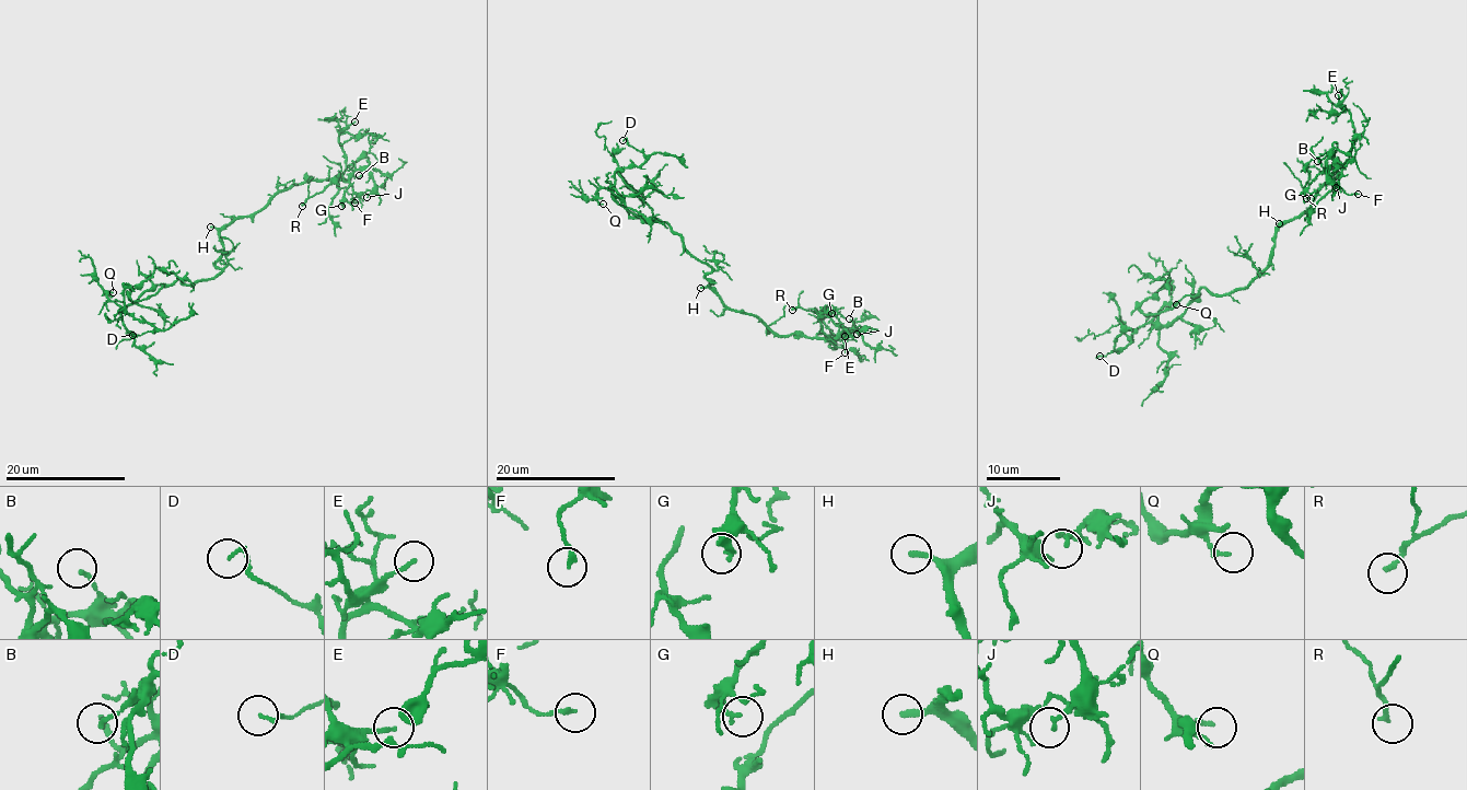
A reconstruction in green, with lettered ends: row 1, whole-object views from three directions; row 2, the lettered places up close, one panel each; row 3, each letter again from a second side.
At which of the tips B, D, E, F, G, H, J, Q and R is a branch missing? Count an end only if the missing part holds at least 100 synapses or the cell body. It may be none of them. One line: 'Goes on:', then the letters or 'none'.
Goes on: H

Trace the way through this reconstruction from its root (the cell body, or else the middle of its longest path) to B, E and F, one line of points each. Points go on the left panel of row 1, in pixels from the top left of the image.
B: (222, 254), (220, 233), (282, 189), (346, 181), (356, 170), (359, 175)
E: (222, 254), (220, 233), (237, 218), (253, 217), (282, 189), (338, 177), (346, 169), (339, 135), (354, 122)
F: (222, 254), (220, 233), (241, 217), (253, 217), (290, 186), (311, 181), (346, 181), (358, 195), (354, 202)

